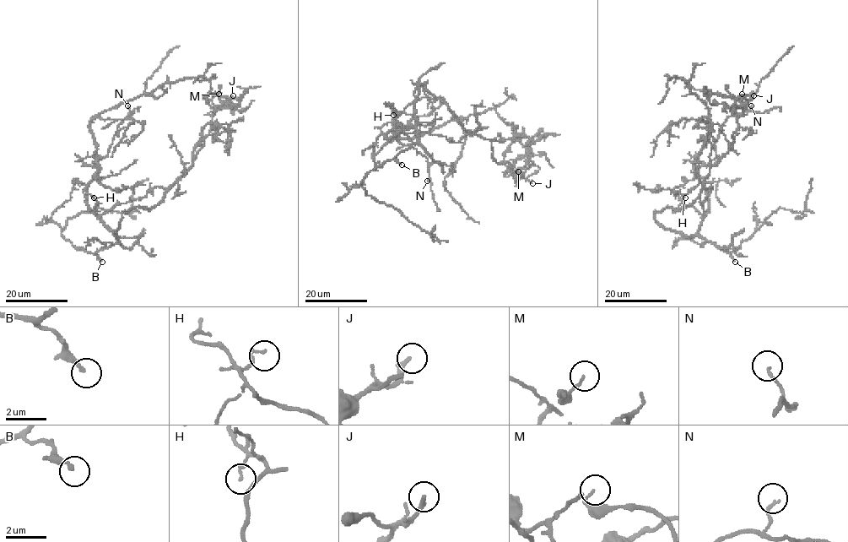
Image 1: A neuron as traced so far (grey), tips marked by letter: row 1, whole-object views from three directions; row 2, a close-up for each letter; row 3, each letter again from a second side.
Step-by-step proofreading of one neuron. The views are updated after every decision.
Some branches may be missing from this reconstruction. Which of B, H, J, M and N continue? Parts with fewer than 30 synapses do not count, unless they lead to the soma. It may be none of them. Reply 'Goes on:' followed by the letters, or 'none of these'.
Goes on: none of these

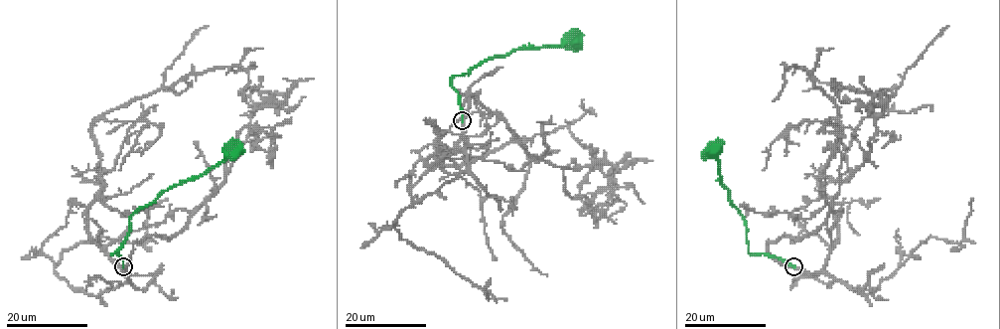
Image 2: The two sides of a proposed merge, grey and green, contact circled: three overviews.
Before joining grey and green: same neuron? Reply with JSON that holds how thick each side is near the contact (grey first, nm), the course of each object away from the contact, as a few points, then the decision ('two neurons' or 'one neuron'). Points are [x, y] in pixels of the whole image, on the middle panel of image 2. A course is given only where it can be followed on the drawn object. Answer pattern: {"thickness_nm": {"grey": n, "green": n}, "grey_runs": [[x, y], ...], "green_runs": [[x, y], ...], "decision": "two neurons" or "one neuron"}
{"thickness_nm": {"grey": 480, "green": 260}, "grey_runs": [[463, 120], [465, 147], [427, 164], [441, 146], [431, 168], [523, 142], [529, 169], [500, 226], [547, 275]], "green_runs": [[463, 120], [459, 94], [450, 82], [454, 76], [469, 74], [488, 59], [519, 49], [562, 47], [571, 39]], "decision": "one neuron"}

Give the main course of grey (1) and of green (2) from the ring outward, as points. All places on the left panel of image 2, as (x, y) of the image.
1: (123, 266), (87, 229), (102, 187), (91, 126), (184, 81), (184, 91), (164, 89), (165, 71), (209, 25)
2: (123, 266), (119, 255), (111, 253), (123, 243), (129, 218), (165, 191), (217, 165), (231, 151)

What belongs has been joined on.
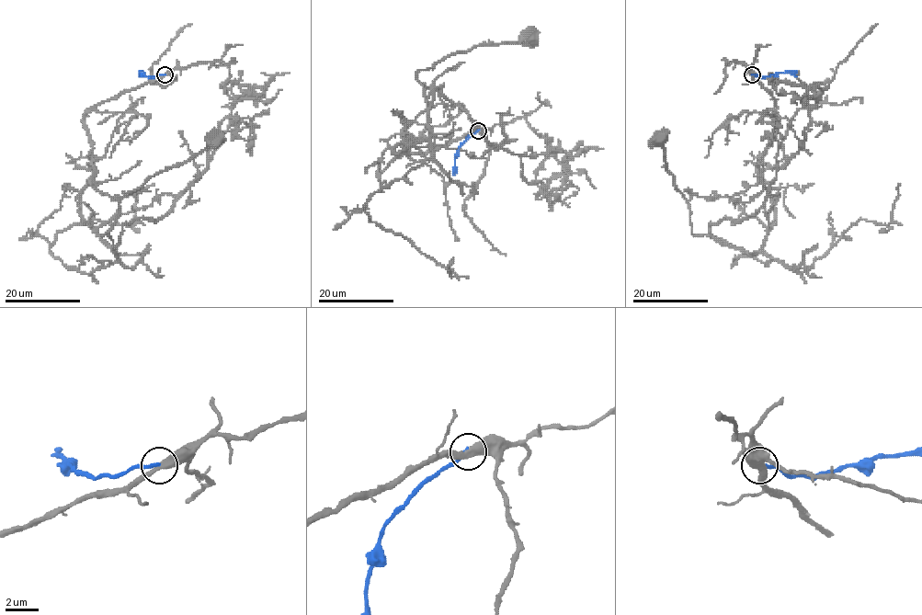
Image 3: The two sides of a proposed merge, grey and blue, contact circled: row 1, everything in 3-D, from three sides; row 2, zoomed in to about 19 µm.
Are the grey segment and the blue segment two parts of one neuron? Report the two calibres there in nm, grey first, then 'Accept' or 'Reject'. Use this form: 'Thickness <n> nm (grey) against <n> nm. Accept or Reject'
Thickness 440 nm (grey) against 240 nm. Reject

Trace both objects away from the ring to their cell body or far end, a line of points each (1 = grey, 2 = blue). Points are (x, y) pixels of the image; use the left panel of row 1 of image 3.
1: (164, 75), (84, 119), (94, 174), (81, 219), (115, 252), (102, 234), (119, 201), (213, 140)
2: (164, 75), (146, 77), (142, 72), (140, 77)

